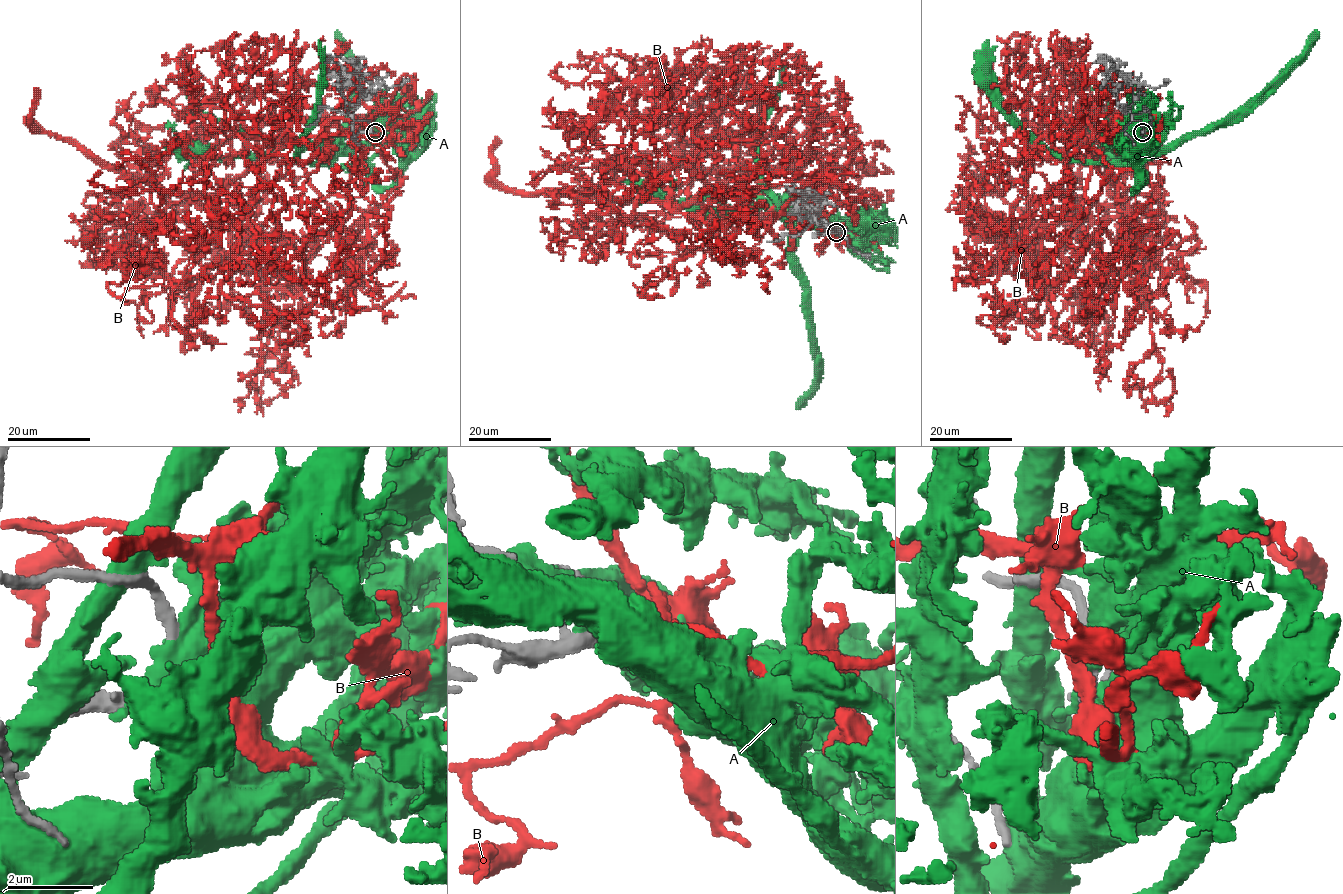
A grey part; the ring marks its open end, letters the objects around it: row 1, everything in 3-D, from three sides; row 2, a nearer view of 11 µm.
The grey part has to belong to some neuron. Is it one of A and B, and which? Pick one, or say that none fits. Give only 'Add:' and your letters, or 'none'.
Add: none

